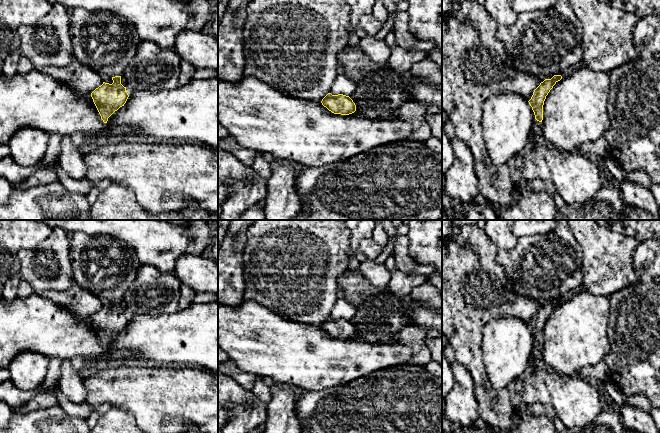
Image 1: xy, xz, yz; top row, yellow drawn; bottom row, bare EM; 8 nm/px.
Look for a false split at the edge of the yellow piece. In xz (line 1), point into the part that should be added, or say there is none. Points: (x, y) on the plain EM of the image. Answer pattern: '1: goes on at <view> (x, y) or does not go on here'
1: does not go on here

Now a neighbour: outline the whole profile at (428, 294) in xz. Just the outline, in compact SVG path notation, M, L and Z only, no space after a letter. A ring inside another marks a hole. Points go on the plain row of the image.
M428 281L414 287L411 290L410 297L423 306L437 308L442 306L442 293L433 283Z

